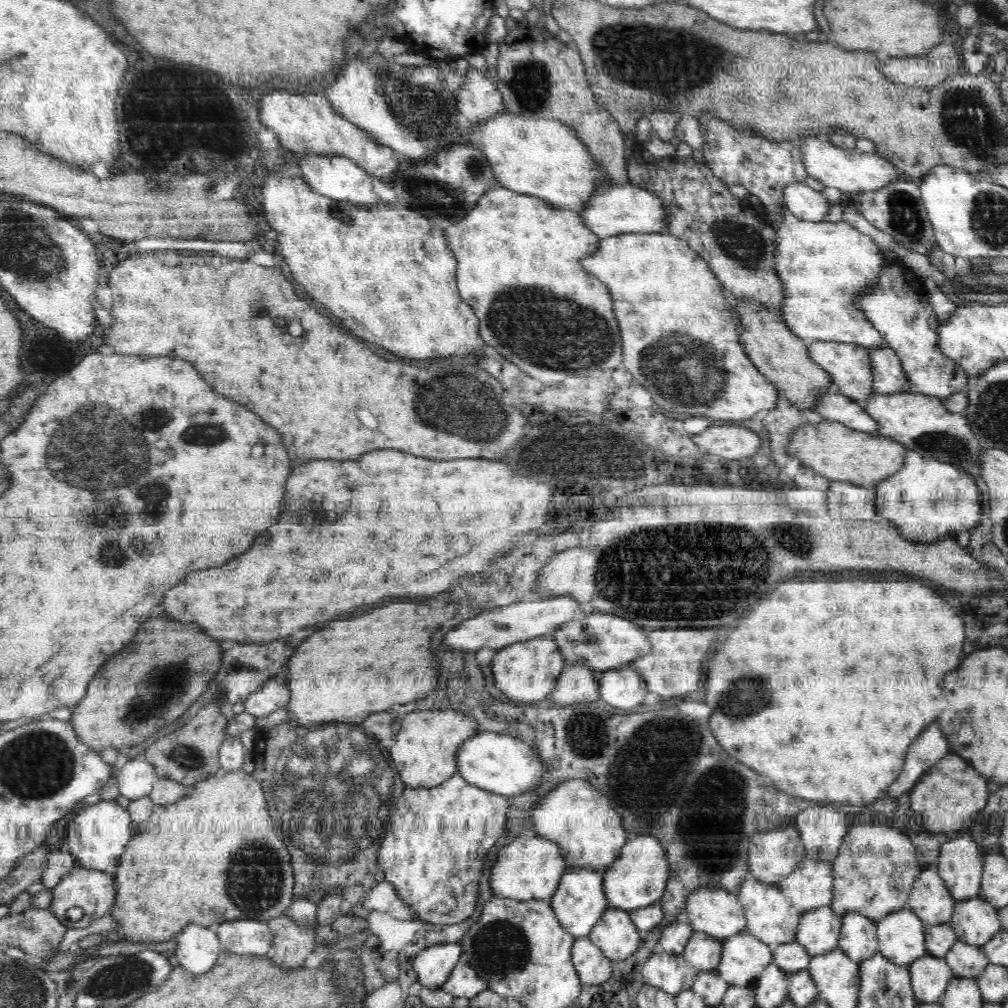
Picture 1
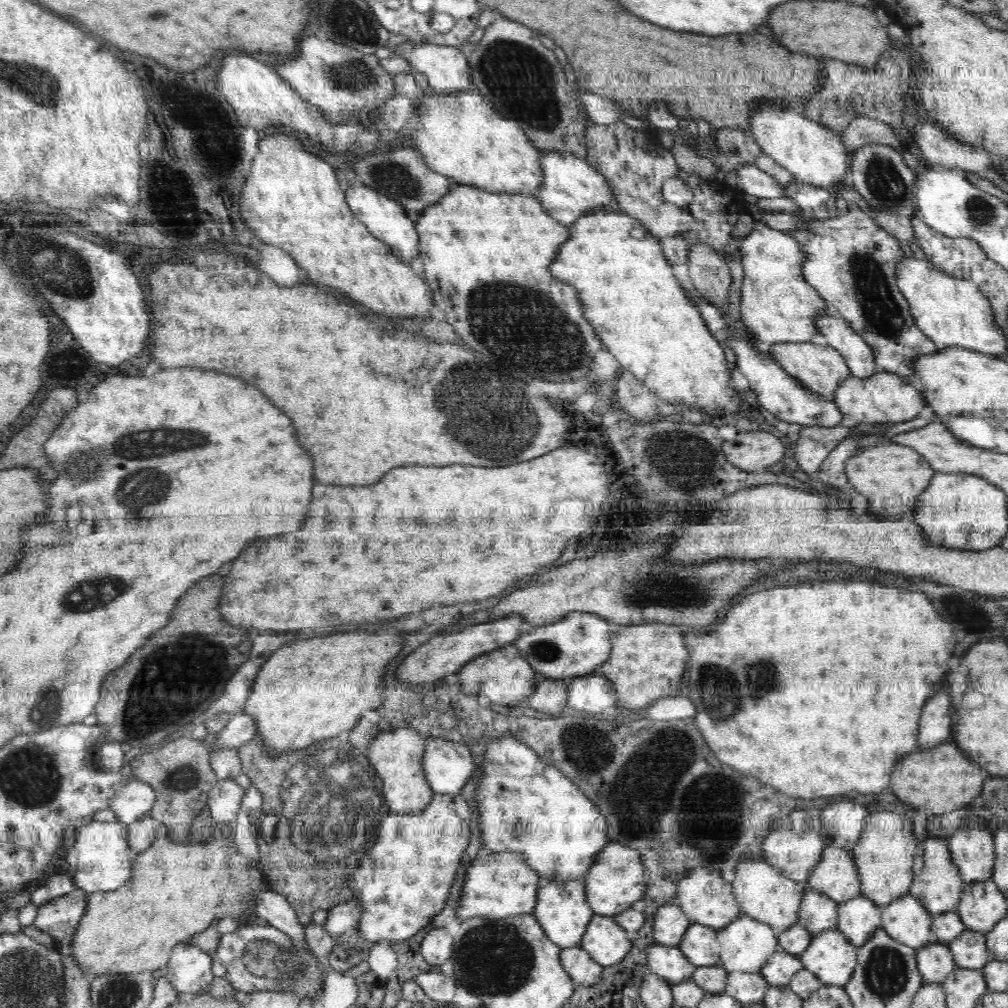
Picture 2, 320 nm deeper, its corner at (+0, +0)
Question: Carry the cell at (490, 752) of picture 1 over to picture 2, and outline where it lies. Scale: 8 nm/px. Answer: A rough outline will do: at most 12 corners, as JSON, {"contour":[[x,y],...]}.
{"contour":[[425,744],[422,766],[434,794],[462,792],[476,770],[468,746]]}

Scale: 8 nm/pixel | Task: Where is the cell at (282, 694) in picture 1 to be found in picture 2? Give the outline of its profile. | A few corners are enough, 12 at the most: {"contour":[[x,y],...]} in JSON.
{"contour":[[231,714],[213,750],[239,749],[257,734],[255,720]]}

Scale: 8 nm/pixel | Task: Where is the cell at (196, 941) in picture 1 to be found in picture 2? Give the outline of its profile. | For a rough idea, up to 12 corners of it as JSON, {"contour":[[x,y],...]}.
{"contour":[[177,944],[165,968],[178,993],[208,993],[212,957]]}

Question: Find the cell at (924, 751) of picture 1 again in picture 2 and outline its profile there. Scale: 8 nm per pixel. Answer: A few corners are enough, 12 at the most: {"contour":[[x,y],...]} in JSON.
{"contour":[[940,688],[922,708],[918,746],[952,734],[950,696]]}

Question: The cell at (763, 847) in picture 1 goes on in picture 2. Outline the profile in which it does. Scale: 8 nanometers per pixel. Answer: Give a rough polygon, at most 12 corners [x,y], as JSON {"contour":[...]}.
{"contour":[[820,810],[788,816],[764,840],[766,862],[808,880],[825,842]]}

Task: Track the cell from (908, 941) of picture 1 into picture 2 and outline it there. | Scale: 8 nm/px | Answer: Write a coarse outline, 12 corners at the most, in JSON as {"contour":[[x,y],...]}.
{"contour":[[910,893],[884,905],[882,926],[913,949],[938,942]]}

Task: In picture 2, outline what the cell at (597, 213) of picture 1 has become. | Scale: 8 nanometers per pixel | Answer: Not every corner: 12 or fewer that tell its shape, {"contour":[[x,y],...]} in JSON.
{"contour":[[542,152],[542,208],[569,227],[615,207],[609,182],[576,155]]}

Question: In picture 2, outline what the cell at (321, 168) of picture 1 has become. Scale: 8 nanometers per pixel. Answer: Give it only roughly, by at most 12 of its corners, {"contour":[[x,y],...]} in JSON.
{"contour":[[364,186],[344,192],[354,216],[410,264],[420,235],[400,202]]}

